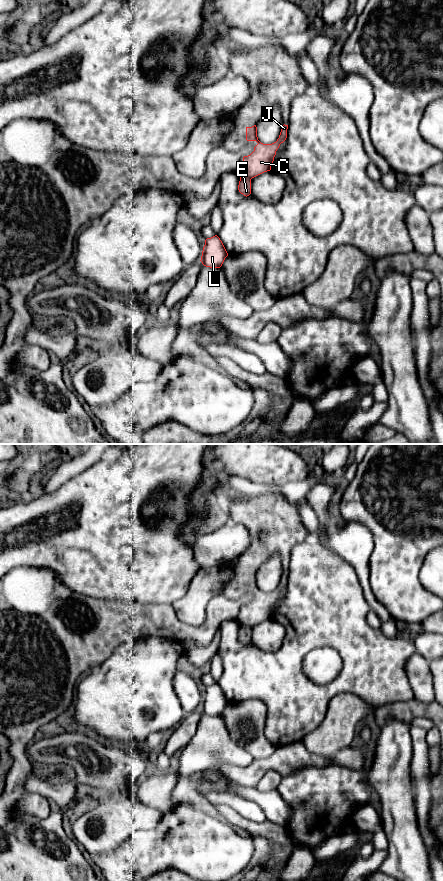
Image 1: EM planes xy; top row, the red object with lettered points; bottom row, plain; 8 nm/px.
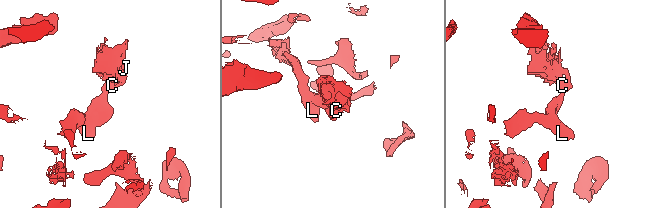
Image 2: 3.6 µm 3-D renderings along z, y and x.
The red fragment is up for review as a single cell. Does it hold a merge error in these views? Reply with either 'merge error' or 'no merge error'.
merge error

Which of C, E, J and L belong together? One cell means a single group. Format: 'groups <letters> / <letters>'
groups C J / E L

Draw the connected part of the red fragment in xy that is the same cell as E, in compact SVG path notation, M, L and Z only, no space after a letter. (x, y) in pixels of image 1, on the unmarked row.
M240 623L238 638L244 644L249 644L251 642L251 627L247 624Z

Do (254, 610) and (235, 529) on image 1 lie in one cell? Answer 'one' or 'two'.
two

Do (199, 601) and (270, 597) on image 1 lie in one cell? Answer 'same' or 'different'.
different

